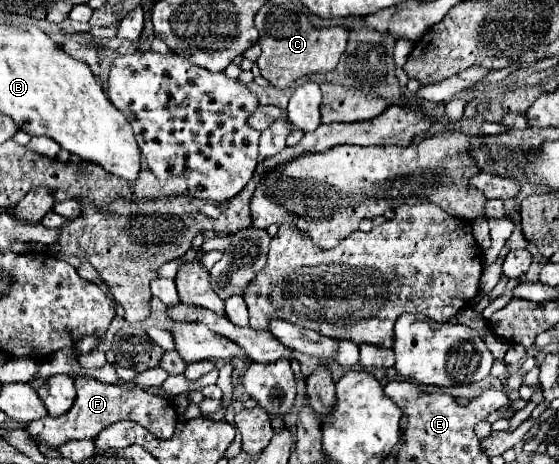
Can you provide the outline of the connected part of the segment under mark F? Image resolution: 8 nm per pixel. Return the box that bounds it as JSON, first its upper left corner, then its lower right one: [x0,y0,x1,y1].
[26,377,178,447]

